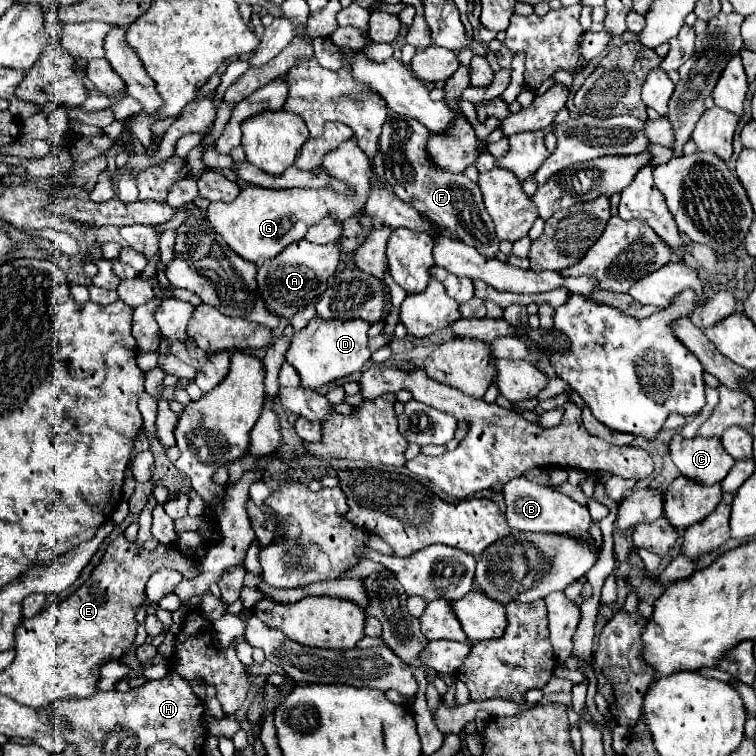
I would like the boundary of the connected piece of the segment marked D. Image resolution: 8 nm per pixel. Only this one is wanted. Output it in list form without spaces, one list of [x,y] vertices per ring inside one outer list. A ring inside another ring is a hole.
[[[312,318],[304,330],[292,336],[292,344],[286,352],[286,362],[298,370],[304,388],[310,388],[310,390],[322,388],[332,380],[338,380],[362,370],[364,362],[370,360],[370,350],[366,346],[368,328],[370,324],[366,324],[364,320],[338,322],[338,320]]]

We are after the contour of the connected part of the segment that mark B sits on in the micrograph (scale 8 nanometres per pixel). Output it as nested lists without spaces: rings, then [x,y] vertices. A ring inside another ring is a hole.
[[[514,478],[502,488],[506,500],[506,522],[512,530],[526,530],[526,532],[554,532],[564,534],[572,530],[588,532],[590,528],[590,514],[586,506],[580,506],[566,494],[558,492],[552,486],[536,484],[526,478]]]

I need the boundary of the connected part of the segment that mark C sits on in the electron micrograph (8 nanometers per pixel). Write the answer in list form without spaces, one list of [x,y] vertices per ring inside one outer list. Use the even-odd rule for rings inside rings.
[[[674,436],[670,456],[682,476],[704,486],[722,482],[734,466],[734,458],[722,448],[718,438],[684,440],[682,436]]]

